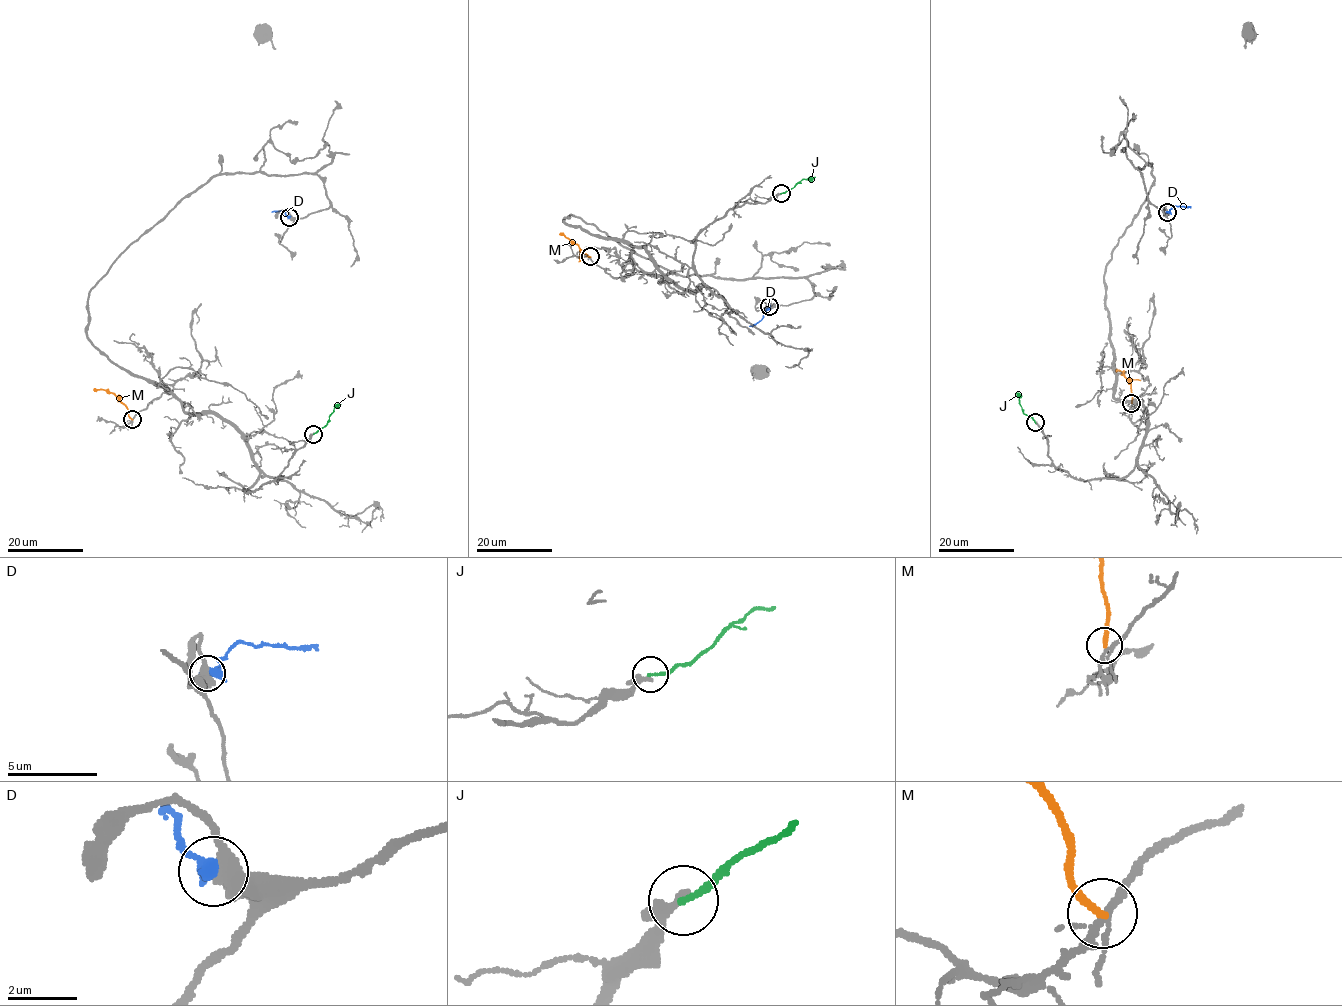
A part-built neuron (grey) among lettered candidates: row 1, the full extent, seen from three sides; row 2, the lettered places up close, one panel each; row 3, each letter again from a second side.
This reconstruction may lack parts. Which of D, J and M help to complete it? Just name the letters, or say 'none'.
none

